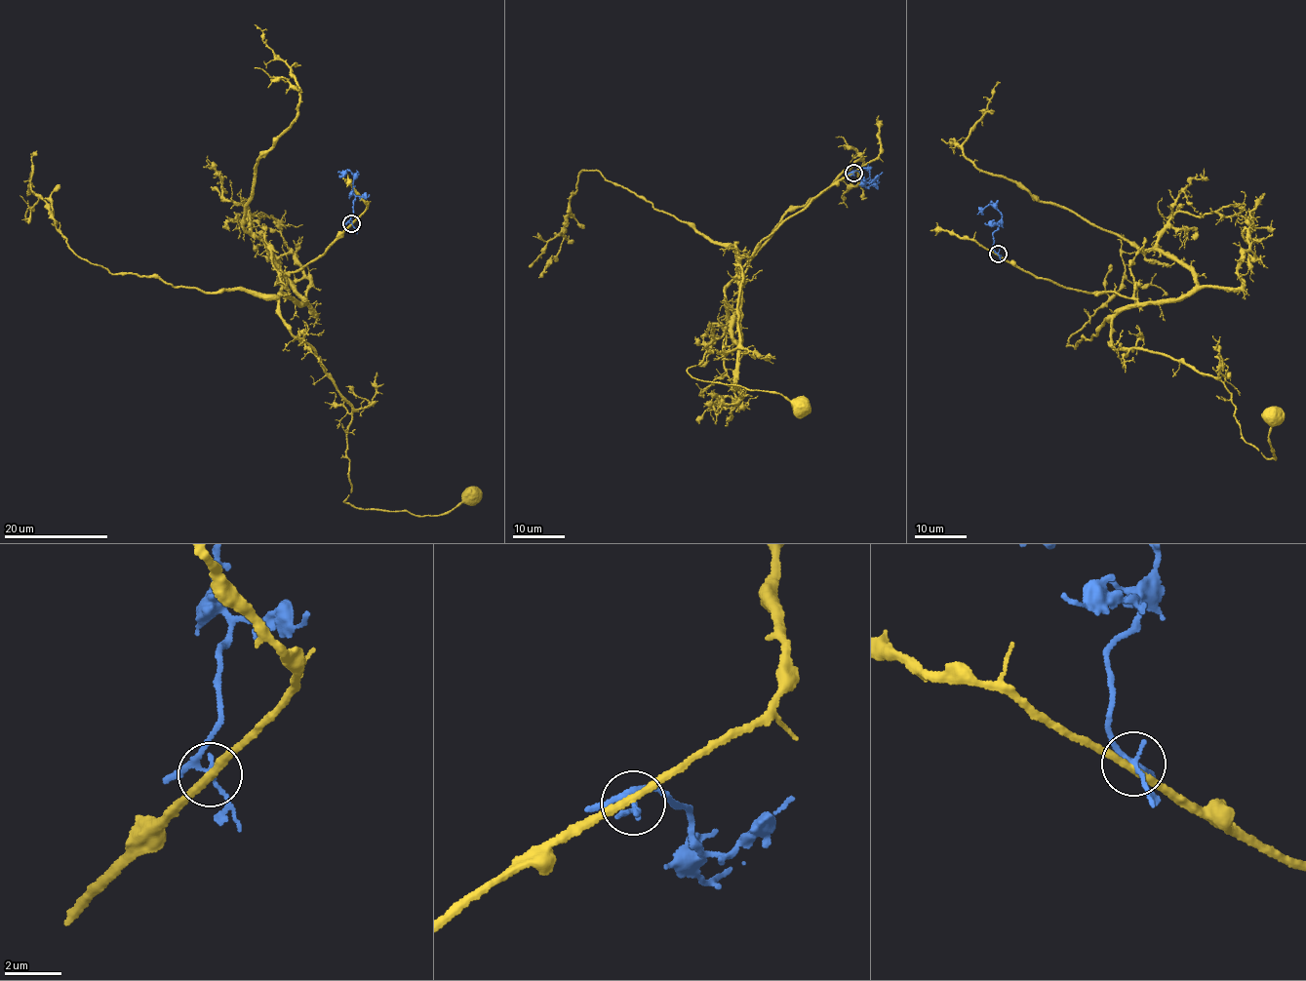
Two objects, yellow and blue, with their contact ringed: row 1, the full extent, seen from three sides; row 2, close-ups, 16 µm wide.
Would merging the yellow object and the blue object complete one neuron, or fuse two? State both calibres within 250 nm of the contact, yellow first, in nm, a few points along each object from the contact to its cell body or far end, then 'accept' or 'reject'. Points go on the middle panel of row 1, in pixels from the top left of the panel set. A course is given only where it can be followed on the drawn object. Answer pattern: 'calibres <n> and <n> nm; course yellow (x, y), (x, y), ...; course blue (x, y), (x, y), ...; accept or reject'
calibres 260 and 140 nm; course yellow (853, 173), (765, 237), (743, 278), (731, 245), (738, 345), (688, 372), (797, 406); course blue (853, 173), (856, 170), (863, 174), (866, 187), (872, 183), (868, 163); reject

